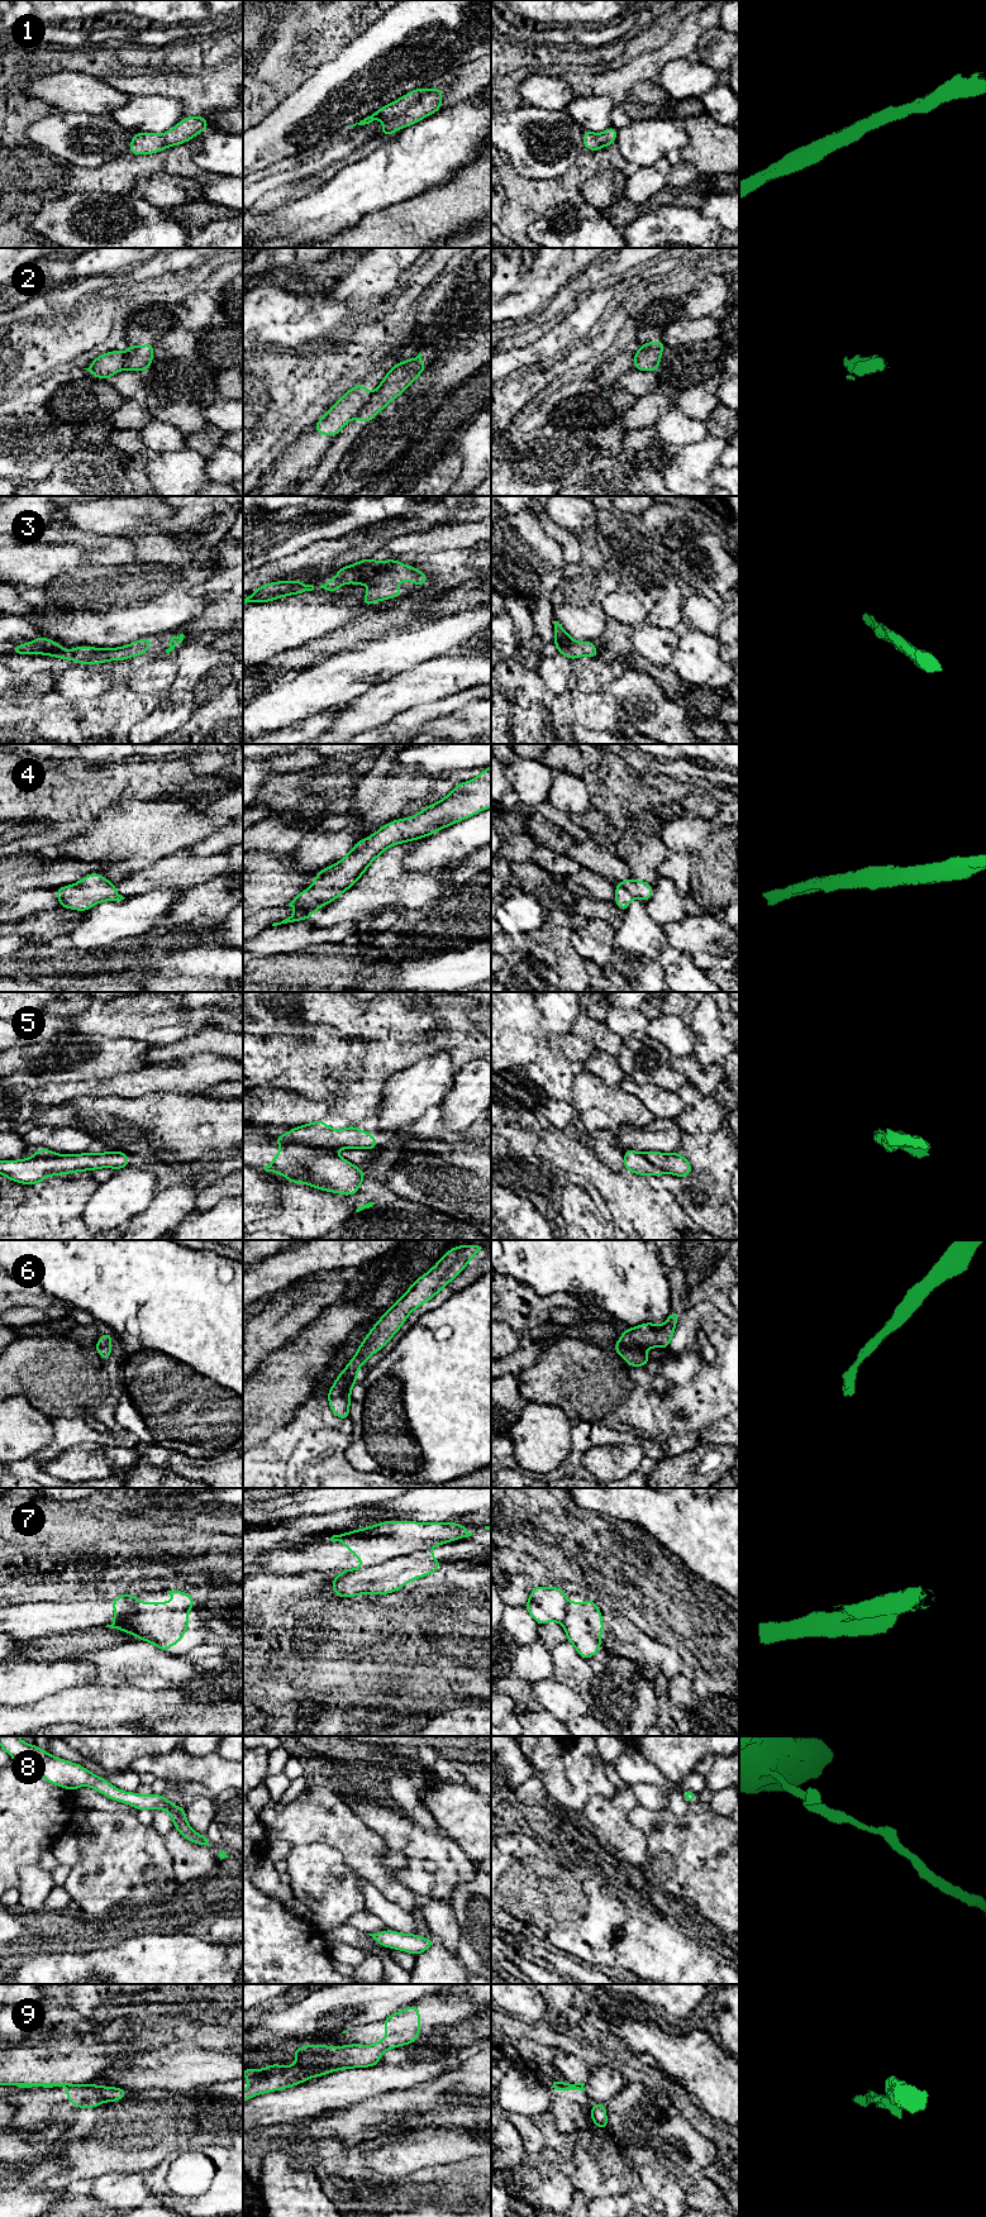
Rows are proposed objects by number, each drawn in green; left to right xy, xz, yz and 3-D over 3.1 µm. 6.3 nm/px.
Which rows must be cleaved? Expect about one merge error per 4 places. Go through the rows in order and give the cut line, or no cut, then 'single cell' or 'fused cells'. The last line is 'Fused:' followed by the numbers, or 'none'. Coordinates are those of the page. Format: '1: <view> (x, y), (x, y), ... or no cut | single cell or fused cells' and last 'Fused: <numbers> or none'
1: no cut | single cell
2: xz (374, 392), (355, 418) | fused cells
3: no cut | single cell
4: no cut | single cell
5: xz (281, 1144), (301, 1144), (328, 1152) | fused cells
6: no cut | single cell
7: xz (427, 1549), (361, 1568) | fused cells
8: no cut | single cell
9: xz (298, 2064), (308, 2068), (315, 2075) | fused cells
Fused: 2, 5, 7, 9

